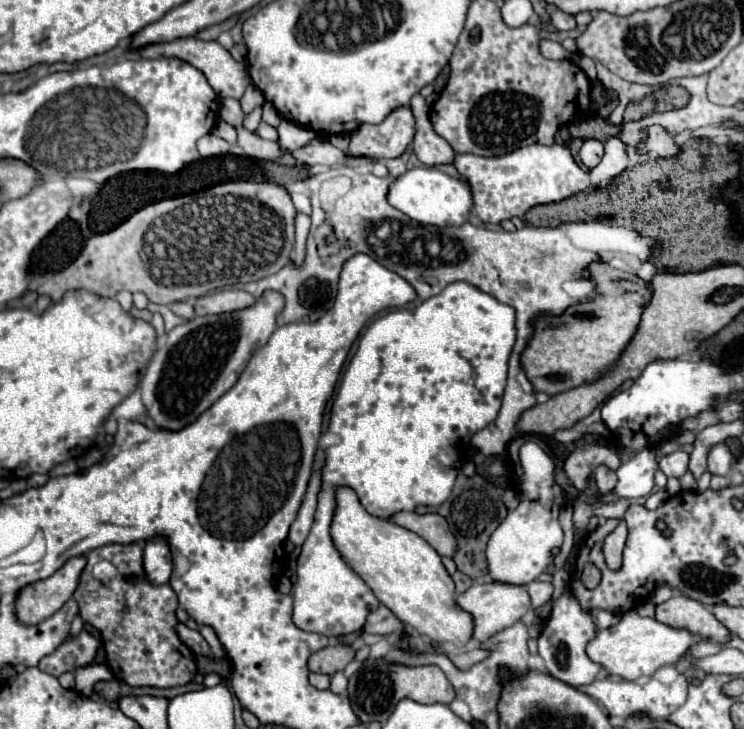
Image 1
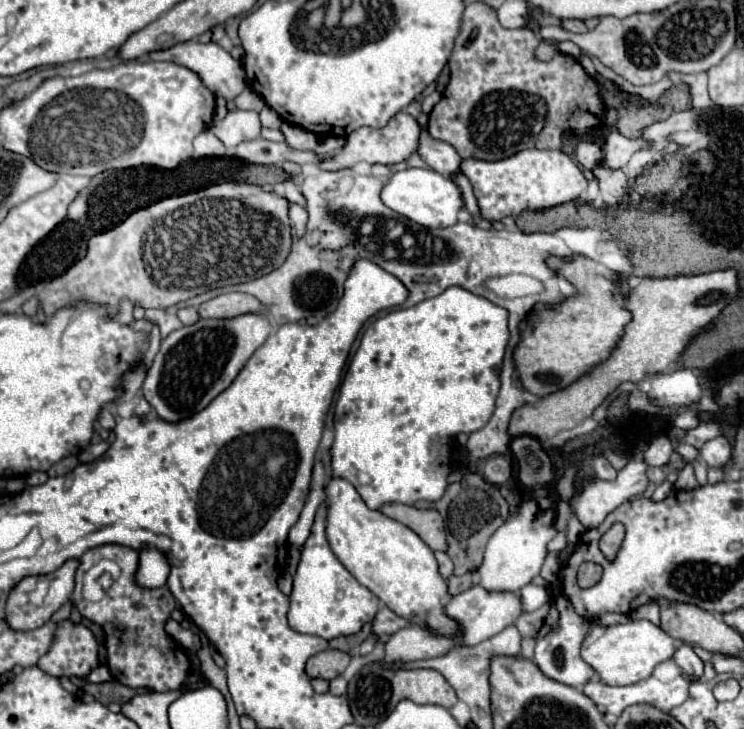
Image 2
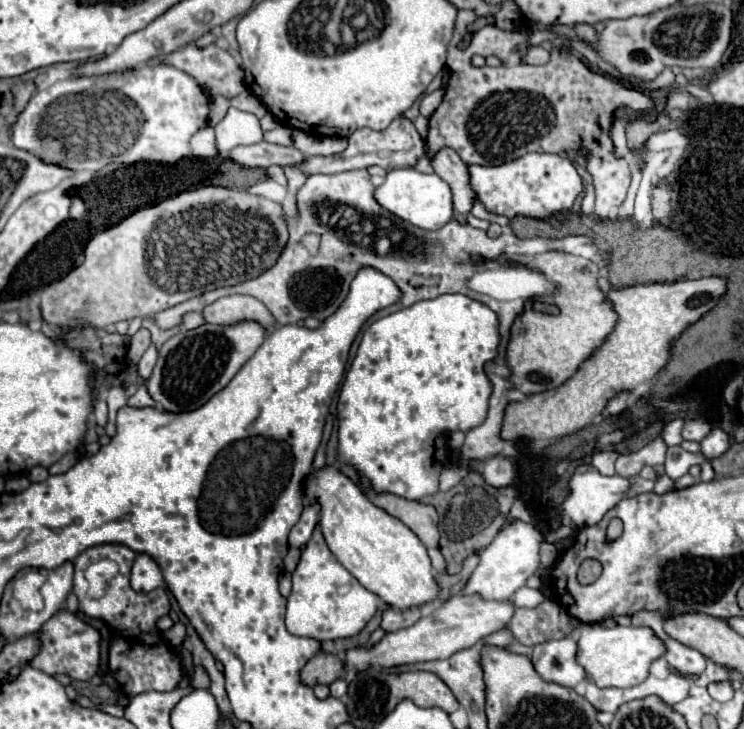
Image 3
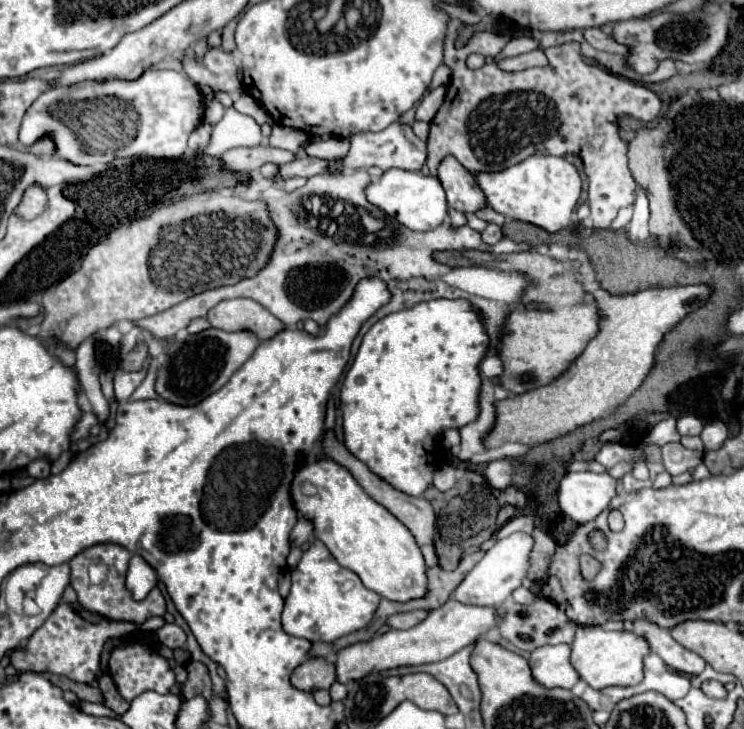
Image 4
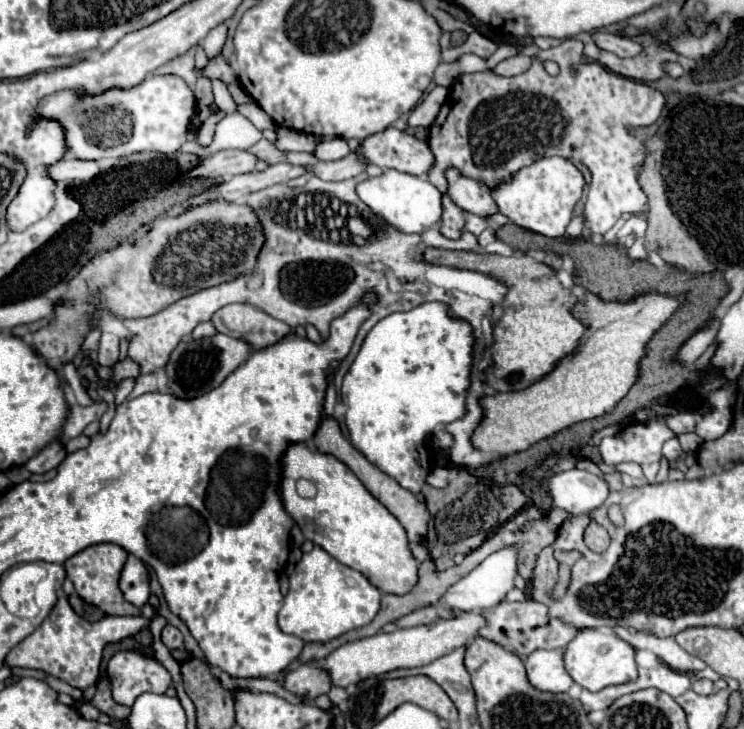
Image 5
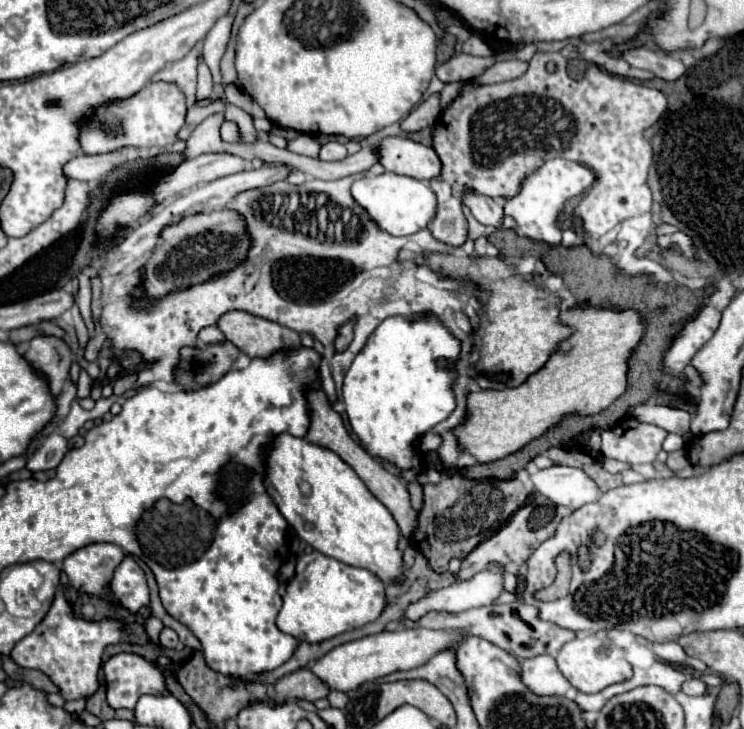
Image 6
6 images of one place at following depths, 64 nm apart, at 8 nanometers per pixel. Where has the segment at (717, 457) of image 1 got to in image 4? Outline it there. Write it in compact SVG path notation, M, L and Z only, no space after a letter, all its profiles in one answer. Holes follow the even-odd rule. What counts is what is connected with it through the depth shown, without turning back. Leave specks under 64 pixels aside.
M716 420L712 424L706 424L700 438L704 442L704 450L718 450L718 448L722 448L724 440L728 438L728 430L722 420Z

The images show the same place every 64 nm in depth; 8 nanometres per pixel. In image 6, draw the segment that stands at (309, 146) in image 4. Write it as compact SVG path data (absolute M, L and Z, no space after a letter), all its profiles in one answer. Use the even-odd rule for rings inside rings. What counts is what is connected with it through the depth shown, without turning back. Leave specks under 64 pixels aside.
M332 140L332 142L326 142L322 148L320 148L320 154L318 154L320 160L328 160L328 162L334 162L334 160L344 160L346 158L346 146Z

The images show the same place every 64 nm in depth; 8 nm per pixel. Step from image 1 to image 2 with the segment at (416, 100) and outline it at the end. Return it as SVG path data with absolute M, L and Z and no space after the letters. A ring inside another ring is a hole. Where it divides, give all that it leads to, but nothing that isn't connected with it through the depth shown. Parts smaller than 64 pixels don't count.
M426 128L420 130L420 140L418 140L418 154L426 162L428 168L452 178L452 174L460 168L460 156L458 152L442 140L436 140L430 136Z

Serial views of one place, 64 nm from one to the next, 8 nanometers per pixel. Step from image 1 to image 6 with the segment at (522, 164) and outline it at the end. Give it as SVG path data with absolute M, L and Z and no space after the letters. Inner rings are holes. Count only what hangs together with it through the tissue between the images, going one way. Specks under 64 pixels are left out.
M552 158L546 160L534 174L522 180L522 186L514 198L502 198L502 208L506 216L512 216L516 220L522 236L532 236L534 240L558 244L562 240L562 228L556 222L562 218L564 206L572 198L580 196L592 182L594 182L594 172L590 168L580 166L572 160Z

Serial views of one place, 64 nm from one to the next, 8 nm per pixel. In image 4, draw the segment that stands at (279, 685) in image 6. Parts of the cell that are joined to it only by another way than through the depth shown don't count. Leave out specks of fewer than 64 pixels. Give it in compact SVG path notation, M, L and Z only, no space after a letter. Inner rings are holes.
M312 656L308 662L298 666L292 674L292 684L300 690L314 692L320 688L330 688L336 682L336 666L326 658Z

